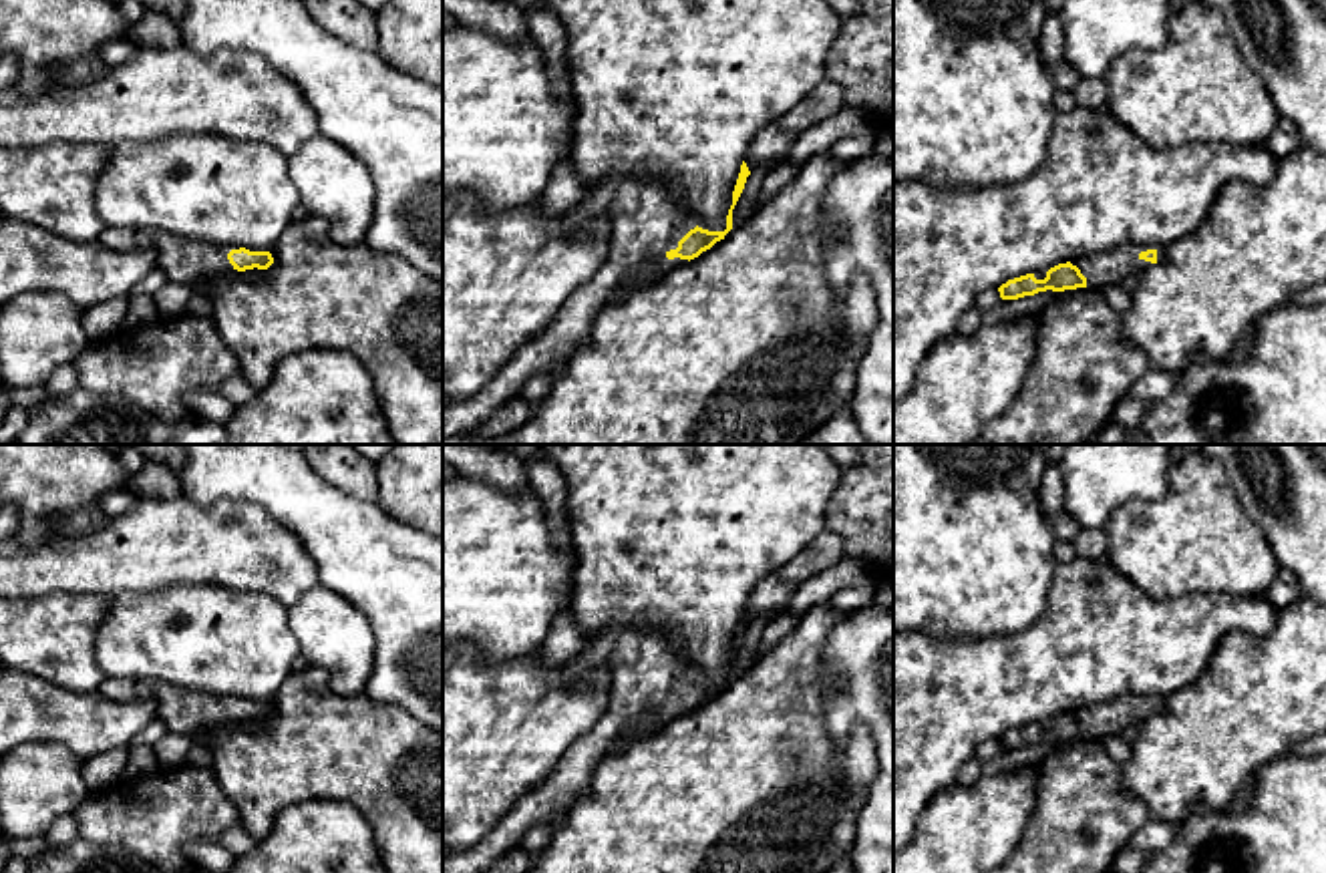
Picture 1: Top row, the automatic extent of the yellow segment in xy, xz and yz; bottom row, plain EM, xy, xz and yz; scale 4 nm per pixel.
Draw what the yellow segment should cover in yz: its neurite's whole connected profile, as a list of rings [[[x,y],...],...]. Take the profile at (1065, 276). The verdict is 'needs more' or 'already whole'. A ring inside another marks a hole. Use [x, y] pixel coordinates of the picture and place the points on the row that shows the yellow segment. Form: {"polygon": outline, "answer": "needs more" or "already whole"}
{"polygon": [[[1131,243],[1076,261],[1058,264],[1046,272],[1044,280],[1036,280],[1034,274],[1008,280],[998,292],[1002,300],[1018,300],[1046,290],[1097,290],[1115,286],[1131,274],[1141,276],[1151,264],[1161,261],[1165,255],[1167,247]]], "answer": "needs more"}

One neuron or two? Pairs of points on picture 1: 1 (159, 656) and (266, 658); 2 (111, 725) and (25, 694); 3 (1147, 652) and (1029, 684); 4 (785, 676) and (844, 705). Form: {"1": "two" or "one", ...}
{"1": "one", "2": "one", "3": "one", "4": "two"}

